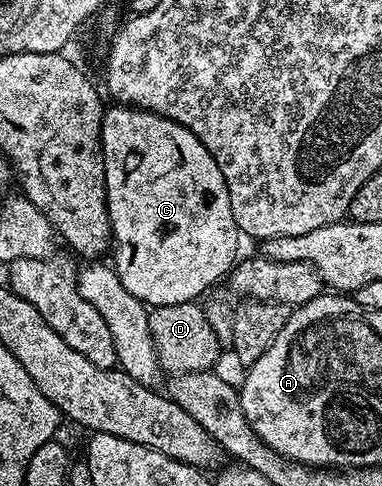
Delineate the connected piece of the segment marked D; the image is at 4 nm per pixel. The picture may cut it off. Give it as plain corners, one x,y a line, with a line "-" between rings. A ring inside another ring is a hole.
199,303
175,304
152,308
148,314
150,322
150,338
154,342
156,356
160,359
160,367
173,377
191,372
207,372
215,369
216,359
222,352
222,346
210,330
210,322
206,322
206,314

